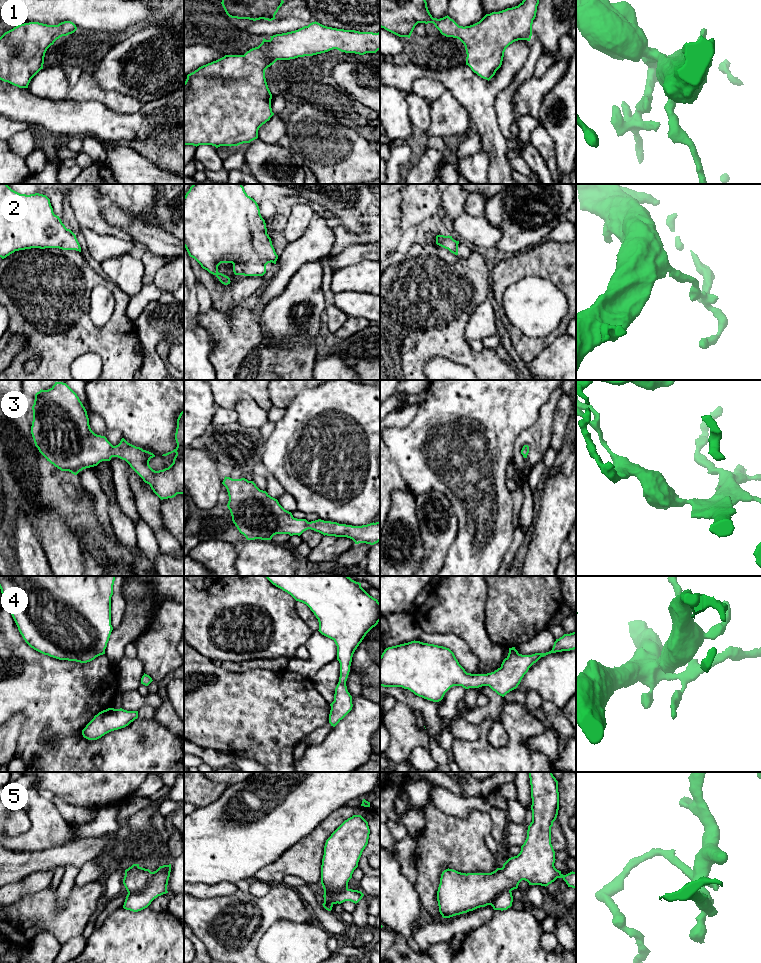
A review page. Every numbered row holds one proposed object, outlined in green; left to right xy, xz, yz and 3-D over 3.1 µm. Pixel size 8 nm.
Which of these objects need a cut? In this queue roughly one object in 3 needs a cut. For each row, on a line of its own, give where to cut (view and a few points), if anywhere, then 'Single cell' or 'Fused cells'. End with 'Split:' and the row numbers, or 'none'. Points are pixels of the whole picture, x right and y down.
1: No split. Single cell
2: No split. Single cell
3: No split. Single cell
4: No split. Single cell
5: Split along xy (151, 872), (151, 878), (145, 888), (138, 892), (128, 893). Fused cells
Split: 5

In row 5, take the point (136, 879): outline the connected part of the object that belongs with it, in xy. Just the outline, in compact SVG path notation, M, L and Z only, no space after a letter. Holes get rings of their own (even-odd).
M133 864L125 870L123 884L128 893L139 893L147 888L151 879L151 871Z

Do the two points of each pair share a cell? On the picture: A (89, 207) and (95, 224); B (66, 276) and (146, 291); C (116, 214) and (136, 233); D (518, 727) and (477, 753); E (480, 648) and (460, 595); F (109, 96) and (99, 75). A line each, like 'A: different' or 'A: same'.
A: same
B: different
C: same
D: same
E: same
F: different

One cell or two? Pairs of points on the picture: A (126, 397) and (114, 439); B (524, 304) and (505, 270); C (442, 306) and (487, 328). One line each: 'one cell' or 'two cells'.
A: two cells
B: two cells
C: two cells

